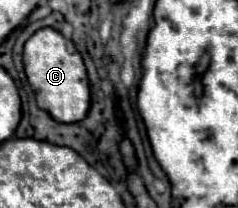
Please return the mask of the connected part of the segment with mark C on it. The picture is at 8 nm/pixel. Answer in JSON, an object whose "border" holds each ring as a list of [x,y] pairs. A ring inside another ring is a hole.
{"border":[[[45,27],[35,31],[23,49],[23,65],[29,85],[35,91],[37,105],[59,123],[75,123],[87,115],[89,109],[89,79],[81,55],[73,41],[65,39],[59,31]]]}

